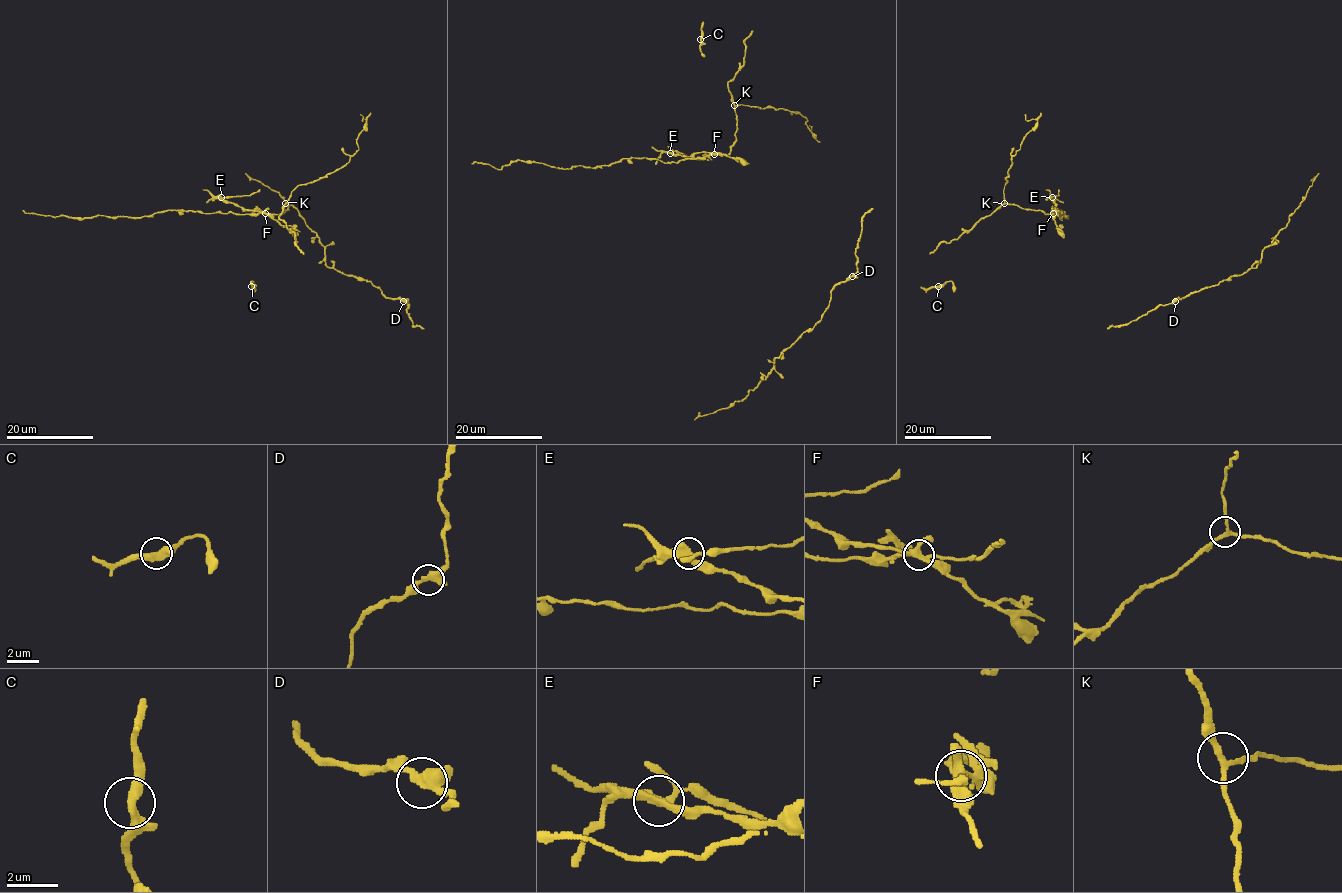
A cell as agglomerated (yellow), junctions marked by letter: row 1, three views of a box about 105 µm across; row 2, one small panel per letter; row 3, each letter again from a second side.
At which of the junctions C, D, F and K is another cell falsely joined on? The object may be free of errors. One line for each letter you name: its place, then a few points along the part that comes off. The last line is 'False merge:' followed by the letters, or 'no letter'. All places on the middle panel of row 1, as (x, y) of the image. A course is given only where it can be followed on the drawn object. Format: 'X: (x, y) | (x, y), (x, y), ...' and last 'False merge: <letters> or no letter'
F: (714, 154) | (713, 154), (696, 152), (685, 156), (672, 153), (677, 151), (708, 159)
False merge: F

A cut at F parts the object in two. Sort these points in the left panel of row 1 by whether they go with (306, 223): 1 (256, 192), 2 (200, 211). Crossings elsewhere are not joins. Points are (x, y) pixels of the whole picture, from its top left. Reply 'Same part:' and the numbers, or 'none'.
Same part: 2

